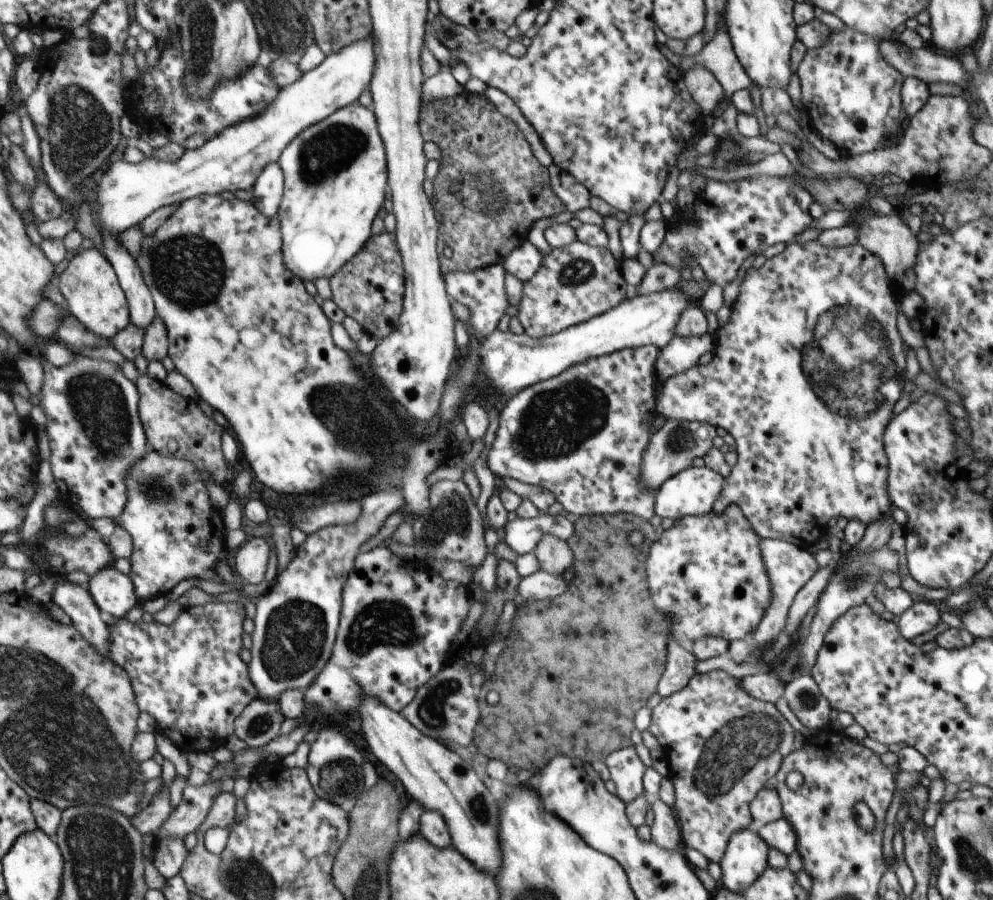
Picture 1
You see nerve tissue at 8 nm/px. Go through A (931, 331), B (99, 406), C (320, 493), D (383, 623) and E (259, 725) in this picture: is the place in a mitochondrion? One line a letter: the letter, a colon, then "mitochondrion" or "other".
A: other
B: mitochondrion
C: other
D: mitochondrion
E: mitochondrion

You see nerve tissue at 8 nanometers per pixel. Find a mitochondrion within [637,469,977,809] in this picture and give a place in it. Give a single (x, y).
(740, 744)

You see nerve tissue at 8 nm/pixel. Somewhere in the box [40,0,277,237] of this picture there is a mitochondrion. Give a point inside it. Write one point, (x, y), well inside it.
(75, 126)

